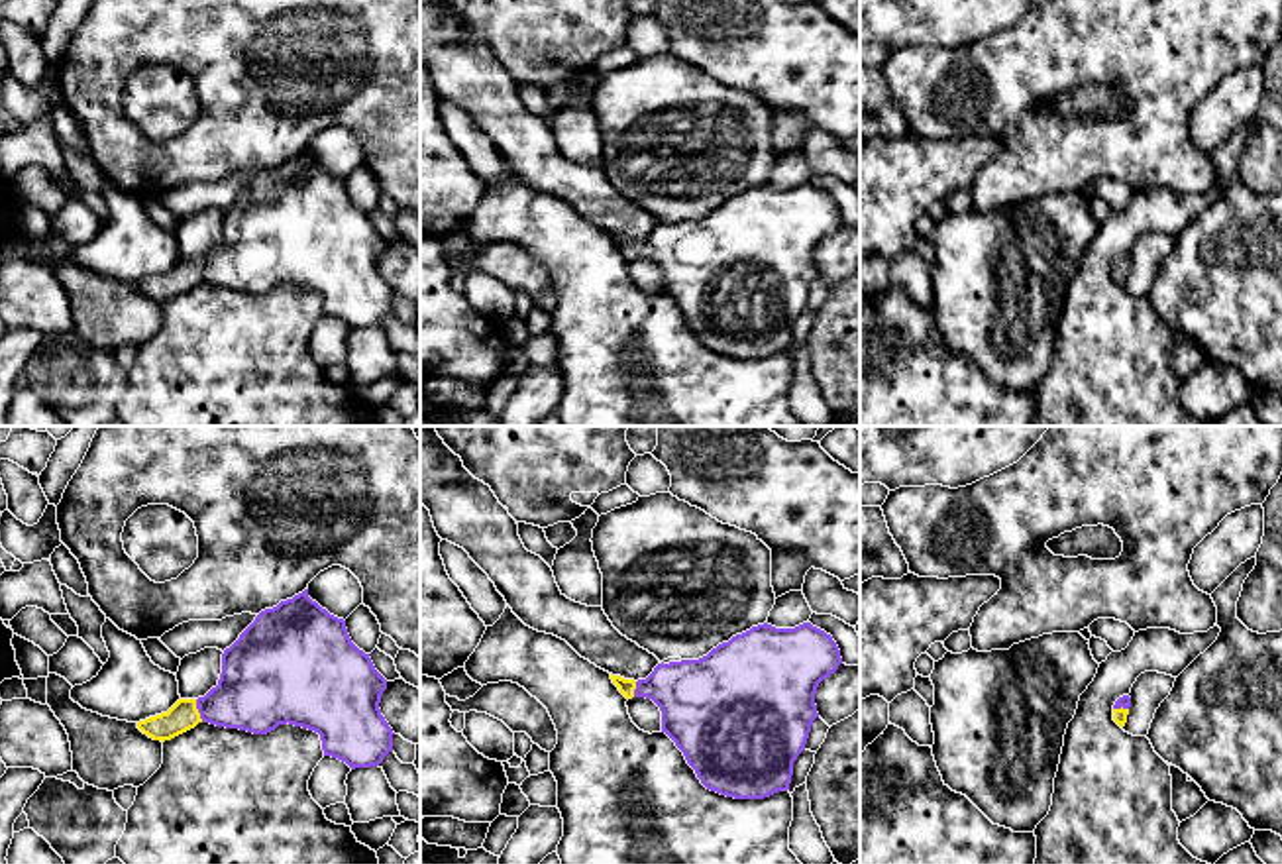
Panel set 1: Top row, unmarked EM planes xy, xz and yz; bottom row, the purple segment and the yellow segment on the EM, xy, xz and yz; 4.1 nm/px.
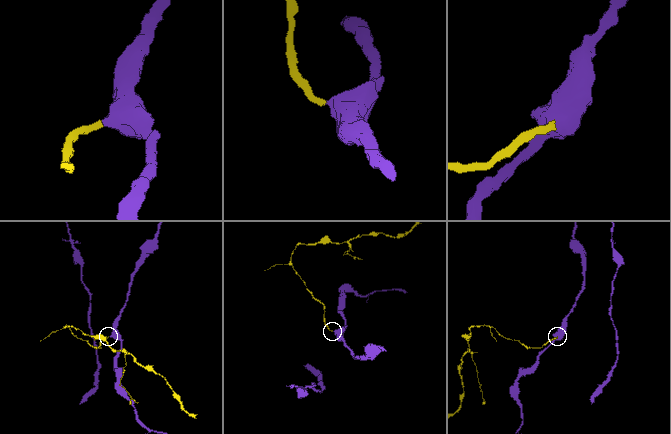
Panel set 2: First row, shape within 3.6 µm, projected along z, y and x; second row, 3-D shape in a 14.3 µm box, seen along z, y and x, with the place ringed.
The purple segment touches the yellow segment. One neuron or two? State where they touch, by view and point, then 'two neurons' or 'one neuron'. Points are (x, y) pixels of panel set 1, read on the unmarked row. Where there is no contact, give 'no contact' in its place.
contact xy (199, 271); one neuron

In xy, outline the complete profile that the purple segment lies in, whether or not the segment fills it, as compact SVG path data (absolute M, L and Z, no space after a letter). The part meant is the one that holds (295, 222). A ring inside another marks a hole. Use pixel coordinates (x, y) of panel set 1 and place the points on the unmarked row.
M308 149L273 169L261 171L222 214L218 245L204 257L179 259L167 273L137 283L153 300L171 300L198 283L267 295L279 285L294 285L320 295L324 316L351 330L379 326L393 312L393 289L379 263L387 240L369 214L359 210L346 181L330 175L308 157Z

